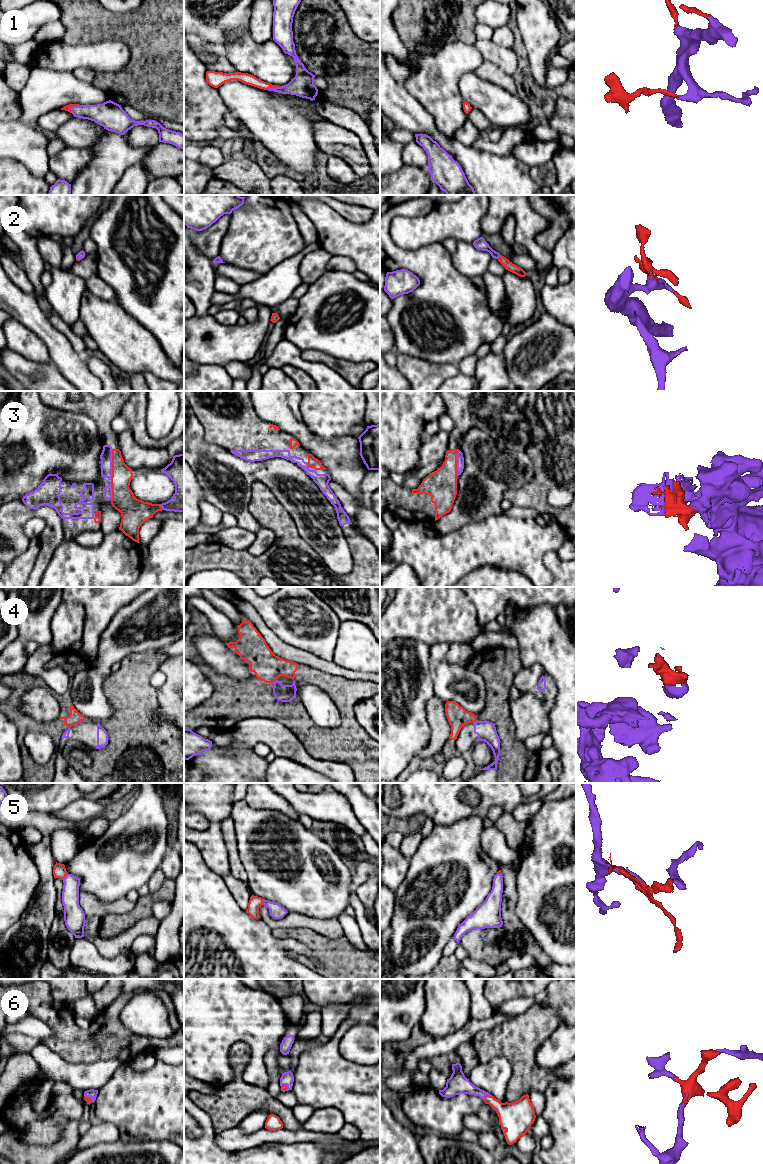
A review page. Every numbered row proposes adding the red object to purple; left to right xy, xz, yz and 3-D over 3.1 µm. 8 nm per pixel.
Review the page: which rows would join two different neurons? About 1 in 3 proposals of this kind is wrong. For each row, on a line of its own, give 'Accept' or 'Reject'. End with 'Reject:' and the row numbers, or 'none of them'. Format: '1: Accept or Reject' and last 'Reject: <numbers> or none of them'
1: Accept
2: Accept
3: Accept
4: Reject
5: Accept
6: Accept
Reject: 4

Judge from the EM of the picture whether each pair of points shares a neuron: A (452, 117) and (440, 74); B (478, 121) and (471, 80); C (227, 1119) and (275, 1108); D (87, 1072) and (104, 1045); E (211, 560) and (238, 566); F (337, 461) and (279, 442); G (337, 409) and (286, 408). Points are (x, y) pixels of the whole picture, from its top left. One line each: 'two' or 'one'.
A: one
B: two
C: one
D: two
E: one
F: two
G: two

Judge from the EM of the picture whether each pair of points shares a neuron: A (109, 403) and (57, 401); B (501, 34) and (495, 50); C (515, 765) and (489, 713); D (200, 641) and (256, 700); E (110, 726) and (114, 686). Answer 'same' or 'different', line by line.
A: same
B: different
C: same
D: different
E: same

